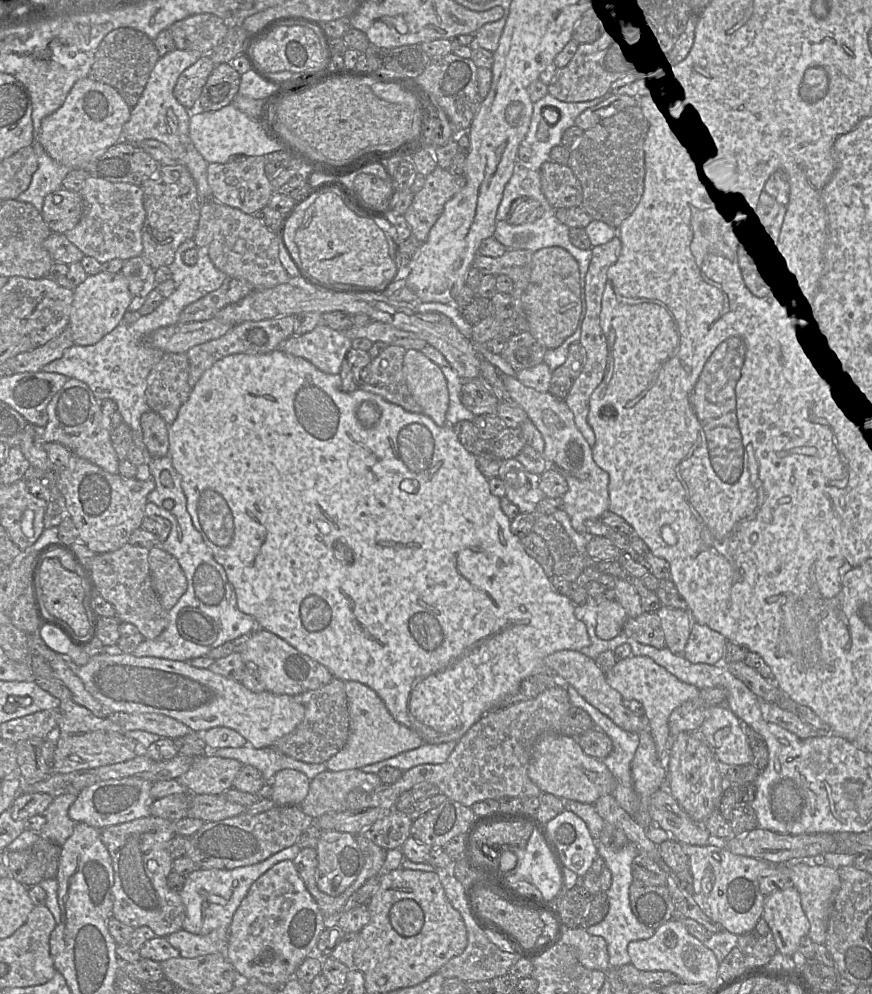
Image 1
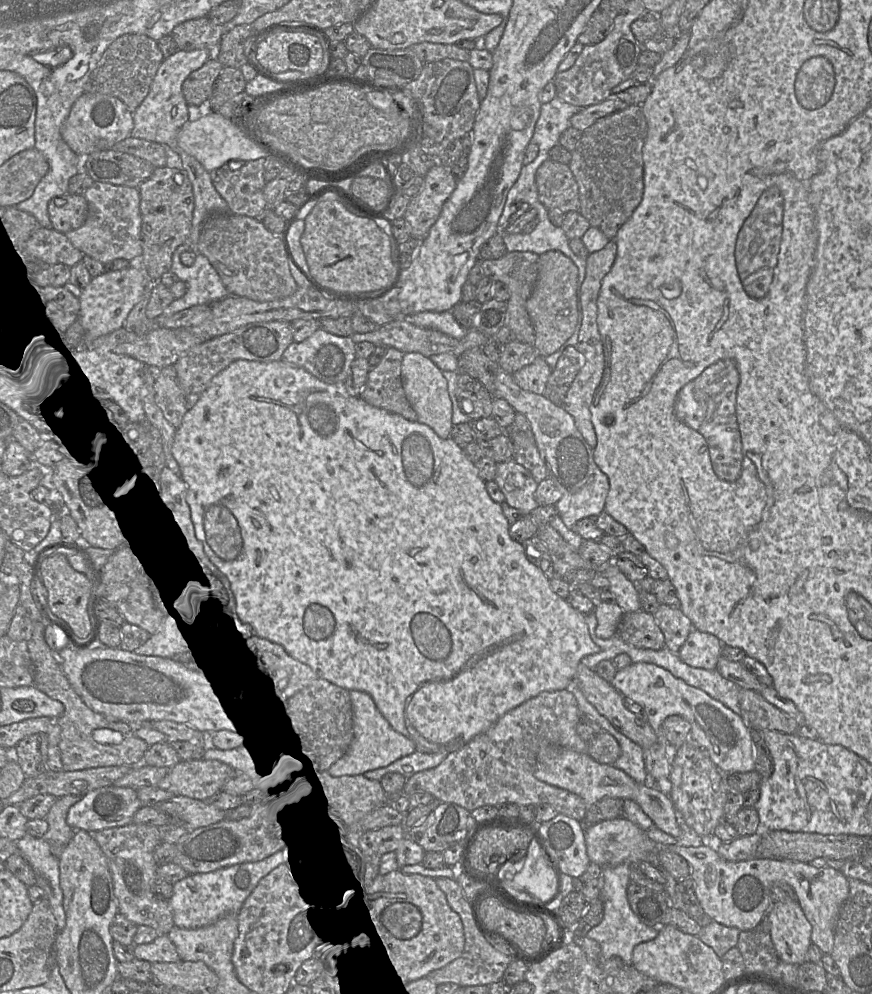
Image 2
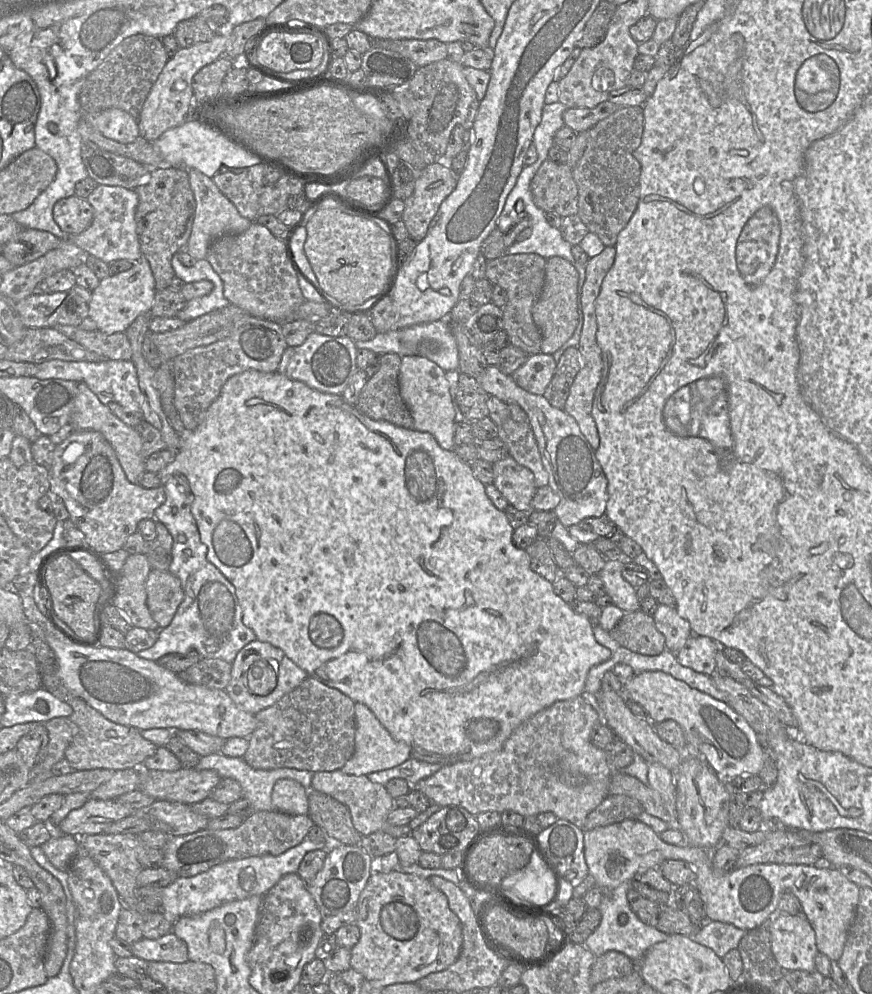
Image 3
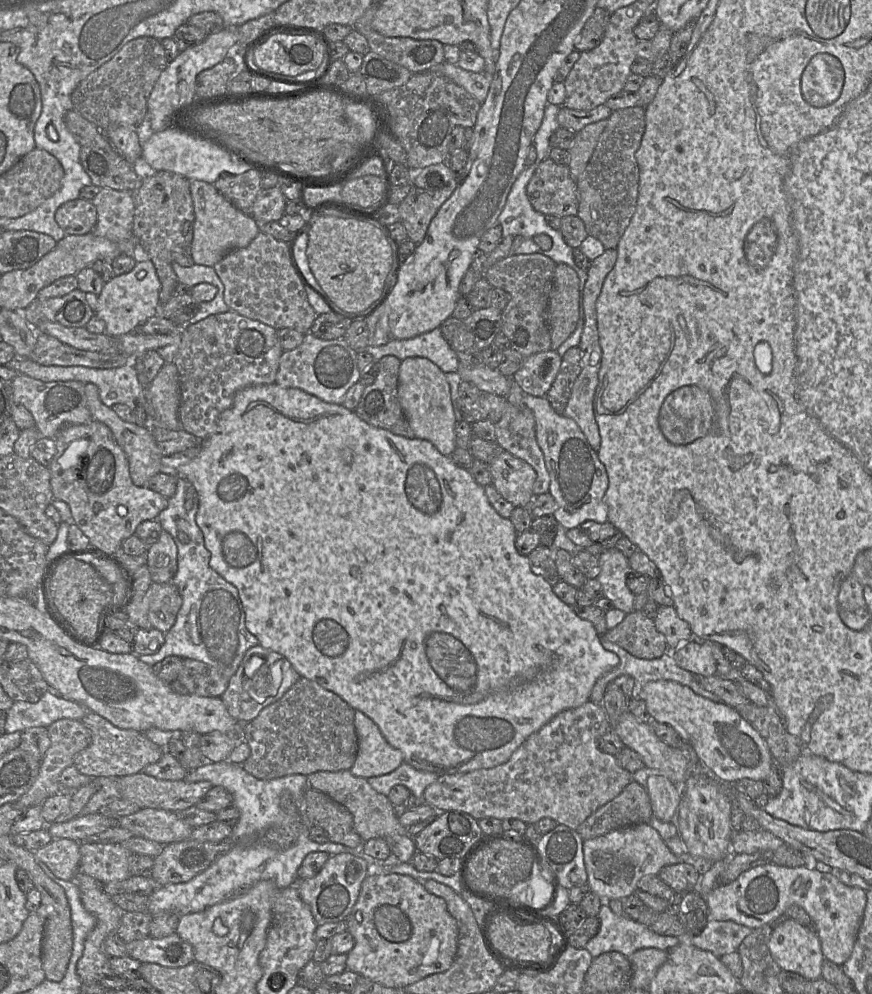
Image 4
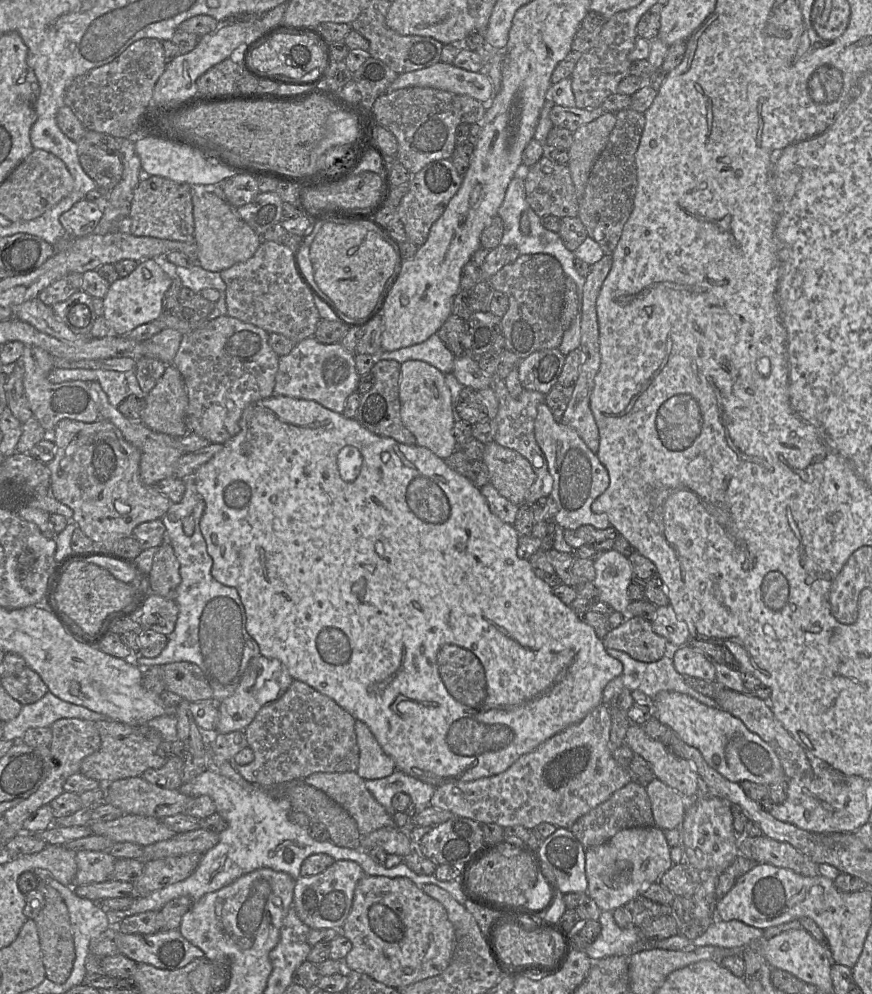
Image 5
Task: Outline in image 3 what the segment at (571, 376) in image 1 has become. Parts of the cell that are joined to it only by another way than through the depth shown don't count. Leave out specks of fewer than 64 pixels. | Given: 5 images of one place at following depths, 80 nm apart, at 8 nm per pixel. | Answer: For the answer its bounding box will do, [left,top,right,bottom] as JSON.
[543,348,582,409]

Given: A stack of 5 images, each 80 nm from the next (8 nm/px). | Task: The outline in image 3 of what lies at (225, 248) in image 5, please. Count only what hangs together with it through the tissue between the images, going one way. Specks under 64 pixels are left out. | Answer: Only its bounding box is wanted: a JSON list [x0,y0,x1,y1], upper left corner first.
[185,169,252,260]

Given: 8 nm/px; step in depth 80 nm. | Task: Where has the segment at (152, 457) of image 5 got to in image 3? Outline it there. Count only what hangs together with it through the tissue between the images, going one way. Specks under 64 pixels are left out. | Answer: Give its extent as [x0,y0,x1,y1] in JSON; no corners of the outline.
[67,382,147,484]

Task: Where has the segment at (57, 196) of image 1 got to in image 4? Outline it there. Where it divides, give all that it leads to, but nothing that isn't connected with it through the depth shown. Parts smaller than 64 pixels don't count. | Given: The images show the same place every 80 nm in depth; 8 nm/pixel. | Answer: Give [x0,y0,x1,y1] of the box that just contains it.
[55,197,97,235]

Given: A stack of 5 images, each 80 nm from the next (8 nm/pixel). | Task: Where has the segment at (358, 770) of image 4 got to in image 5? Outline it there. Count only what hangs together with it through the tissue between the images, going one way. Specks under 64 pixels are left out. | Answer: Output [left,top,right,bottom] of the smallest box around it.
[354,720,395,781]

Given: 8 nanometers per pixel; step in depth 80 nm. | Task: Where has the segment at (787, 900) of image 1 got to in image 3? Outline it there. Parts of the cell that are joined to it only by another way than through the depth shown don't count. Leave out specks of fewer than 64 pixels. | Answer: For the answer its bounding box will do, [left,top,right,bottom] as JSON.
[771,911,819,971]

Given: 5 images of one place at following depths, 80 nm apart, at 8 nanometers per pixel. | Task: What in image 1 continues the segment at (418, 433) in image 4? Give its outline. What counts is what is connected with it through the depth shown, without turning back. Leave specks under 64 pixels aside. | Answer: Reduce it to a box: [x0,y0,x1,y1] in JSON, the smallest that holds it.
[403,349,449,426]

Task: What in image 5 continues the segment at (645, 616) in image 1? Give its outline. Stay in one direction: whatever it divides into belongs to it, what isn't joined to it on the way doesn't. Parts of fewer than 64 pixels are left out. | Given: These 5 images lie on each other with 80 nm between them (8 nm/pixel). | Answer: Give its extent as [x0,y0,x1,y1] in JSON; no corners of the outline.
[602,616,671,663]

